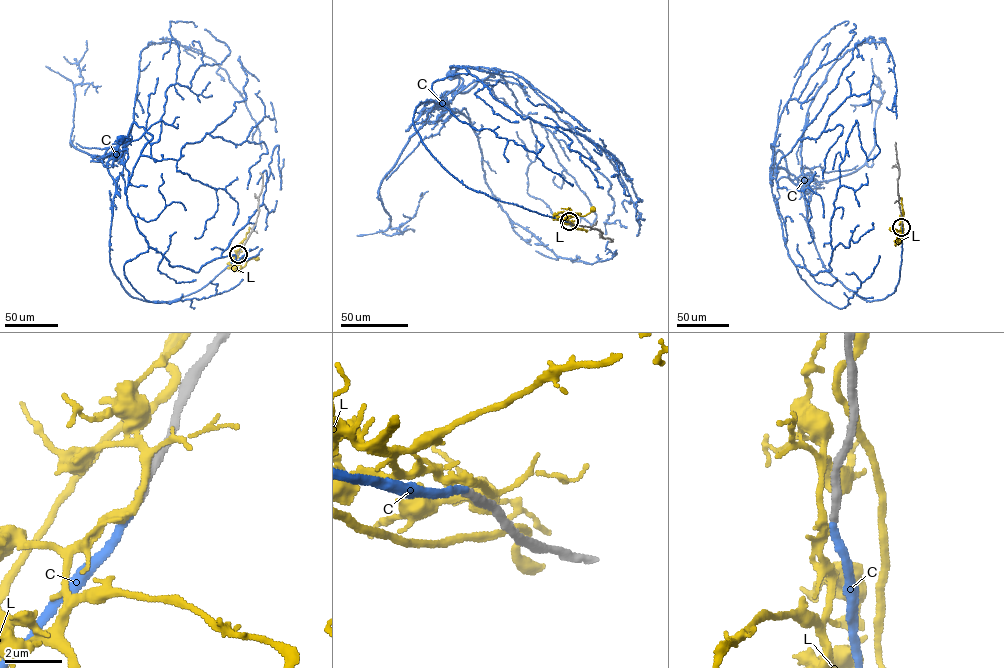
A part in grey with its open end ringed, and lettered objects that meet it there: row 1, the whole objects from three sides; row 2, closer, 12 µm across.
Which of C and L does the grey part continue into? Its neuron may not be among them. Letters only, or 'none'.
C

